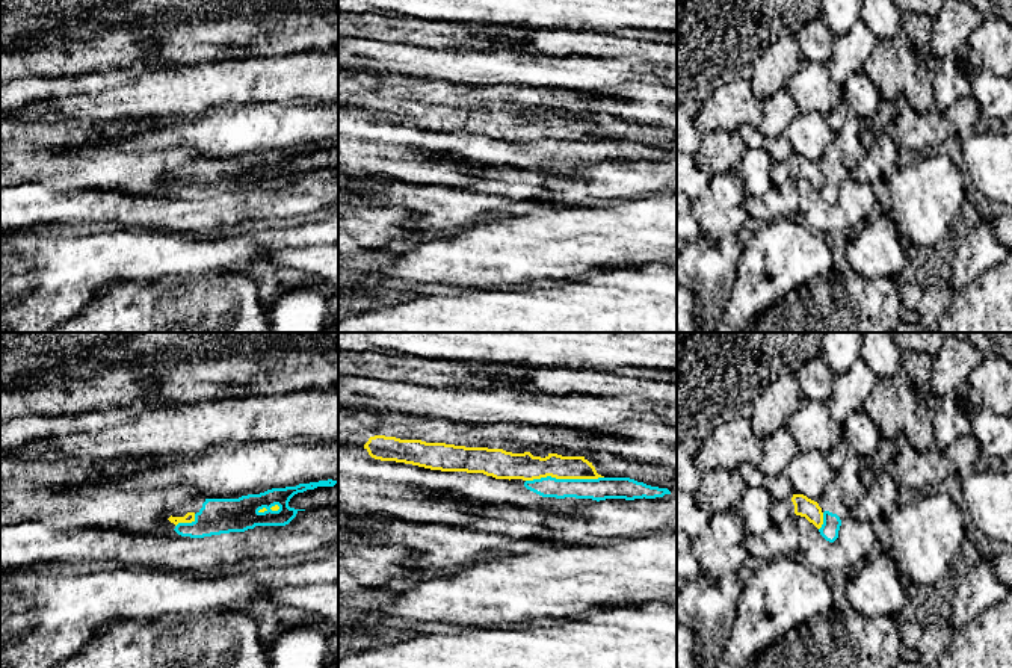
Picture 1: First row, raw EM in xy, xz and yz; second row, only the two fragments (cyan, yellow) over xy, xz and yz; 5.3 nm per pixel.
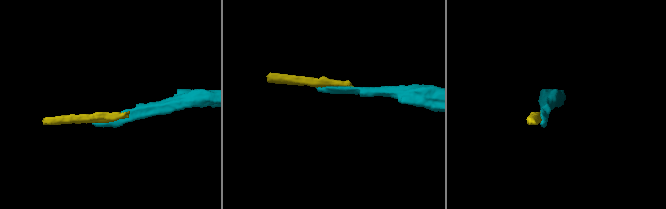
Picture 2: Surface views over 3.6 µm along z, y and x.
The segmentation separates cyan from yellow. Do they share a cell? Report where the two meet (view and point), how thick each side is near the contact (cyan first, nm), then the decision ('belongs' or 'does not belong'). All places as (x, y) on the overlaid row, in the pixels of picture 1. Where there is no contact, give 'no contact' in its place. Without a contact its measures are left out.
xz (564, 479) | 120/140 nm | does not belong

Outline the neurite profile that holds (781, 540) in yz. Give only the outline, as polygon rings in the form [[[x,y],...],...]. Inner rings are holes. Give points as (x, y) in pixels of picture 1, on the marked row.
[[[796,514],[782,524],[772,524],[761,535],[746,533],[745,546],[749,556],[757,561],[775,561],[785,556],[798,556],[799,532],[796,527]]]

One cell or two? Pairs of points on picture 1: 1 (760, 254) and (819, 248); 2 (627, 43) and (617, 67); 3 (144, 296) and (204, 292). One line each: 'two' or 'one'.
1: one
2: two
3: one

